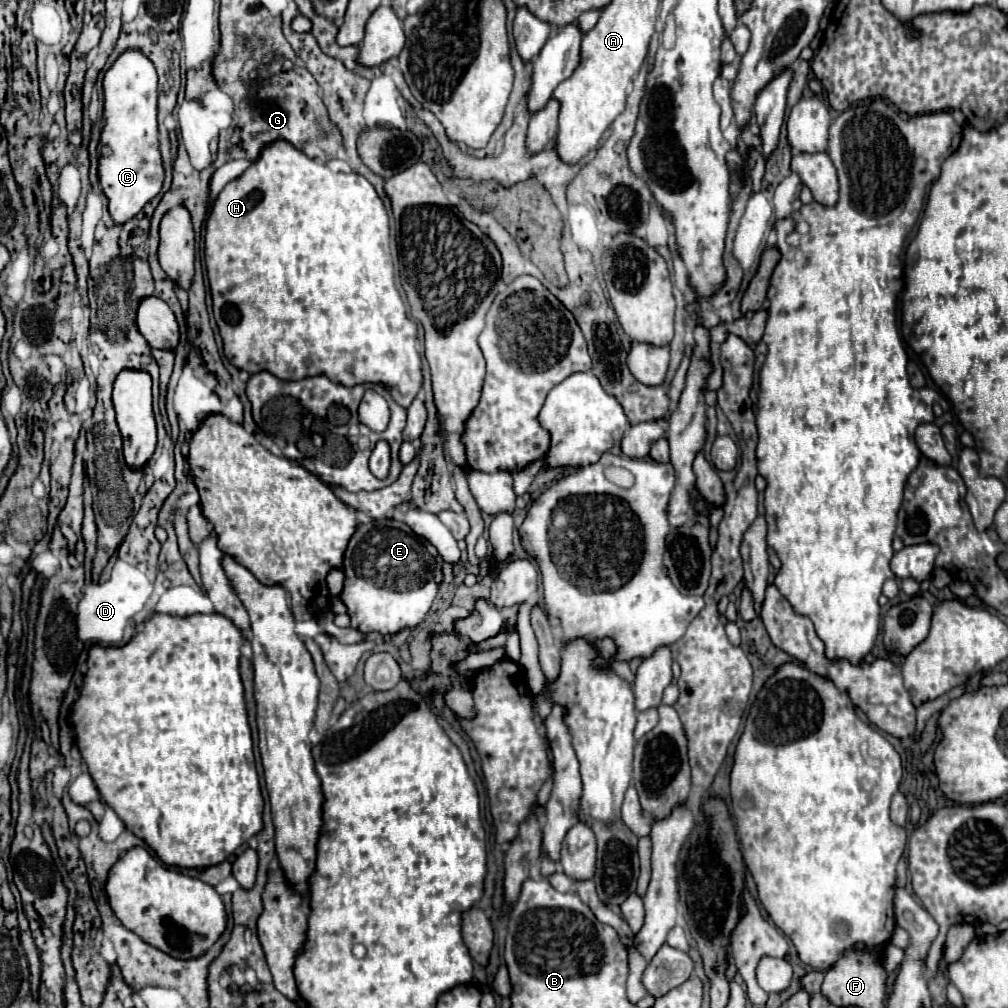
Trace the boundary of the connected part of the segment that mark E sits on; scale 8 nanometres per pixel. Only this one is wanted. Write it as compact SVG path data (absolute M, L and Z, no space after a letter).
M386 519L358 527L346 549L344 575L346 581L340 599L348 609L352 627L366 635L372 631L380 635L394 635L404 629L414 629L426 617L436 597L438 583L442 581L442 557L426 539L418 537L406 523Z

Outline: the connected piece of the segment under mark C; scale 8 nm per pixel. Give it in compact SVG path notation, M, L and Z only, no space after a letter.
M126 49L104 75L104 117L106 117L106 127L102 131L100 145L98 145L100 187L102 187L104 195L110 201L108 211L112 215L114 223L128 221L150 199L154 199L162 191L164 165L162 165L162 155L160 155L160 147L158 147L156 113L158 113L158 73L156 73L156 67L148 59L148 55L144 55L140 49Z

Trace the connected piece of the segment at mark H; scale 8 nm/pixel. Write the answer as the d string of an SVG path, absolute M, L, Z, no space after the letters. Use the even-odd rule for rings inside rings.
M276 141L268 145L254 161L254 165L246 169L246 173L242 173L242 177L230 181L222 189L206 221L206 269L212 289L214 317L222 335L224 355L228 357L228 361L238 369L248 371L250 375L258 371L270 371L284 381L298 381L310 375L326 375L330 381L344 387L354 387L360 383L380 383L390 389L392 399L400 407L408 409L422 387L422 361L416 351L418 325L406 317L406 305L402 303L400 293L394 285L394 267L388 243L388 211L384 207L384 201L378 197L374 185L366 177L358 173L334 173L324 163L312 161L286 141Z

